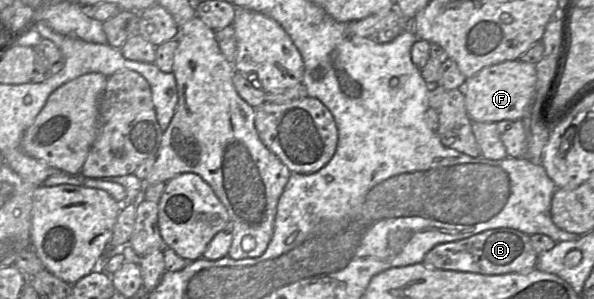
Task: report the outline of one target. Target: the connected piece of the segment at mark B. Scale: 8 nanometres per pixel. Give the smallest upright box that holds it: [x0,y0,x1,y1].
[423,228,538,275]

